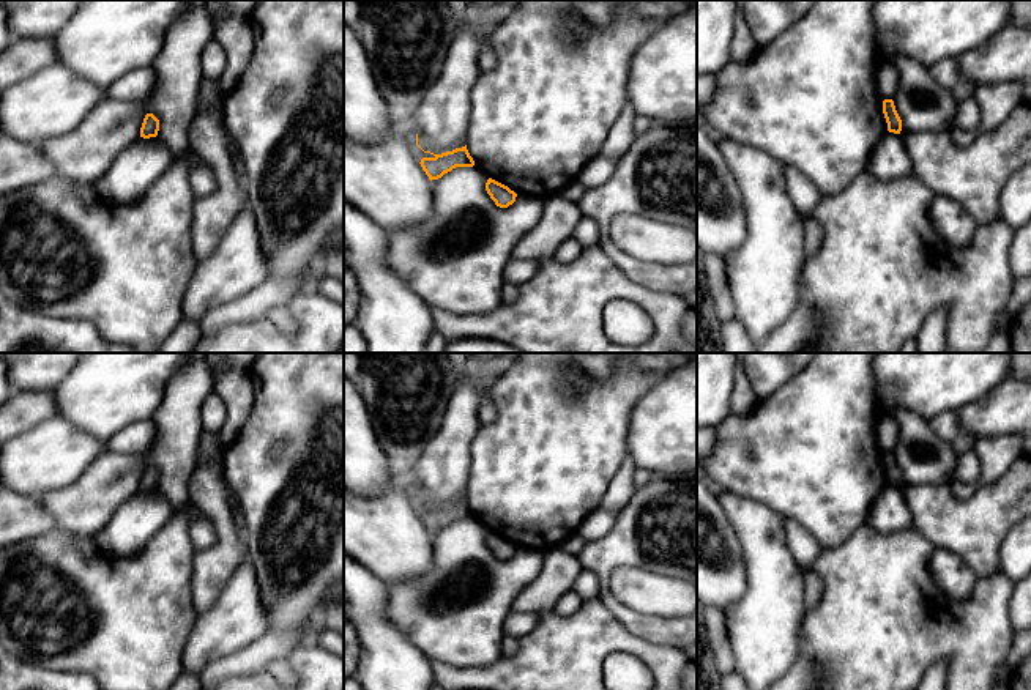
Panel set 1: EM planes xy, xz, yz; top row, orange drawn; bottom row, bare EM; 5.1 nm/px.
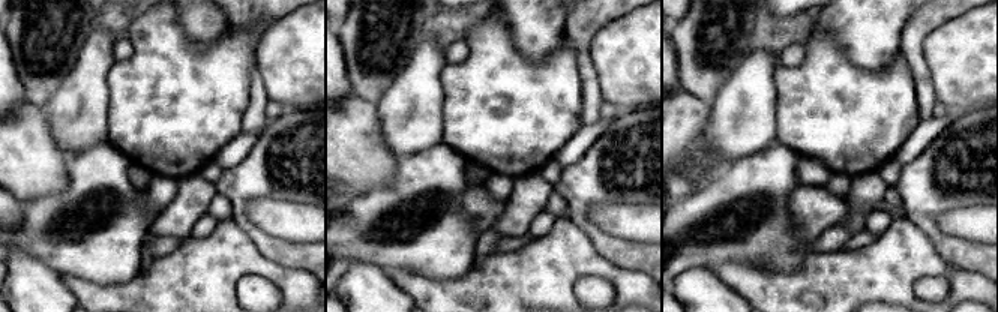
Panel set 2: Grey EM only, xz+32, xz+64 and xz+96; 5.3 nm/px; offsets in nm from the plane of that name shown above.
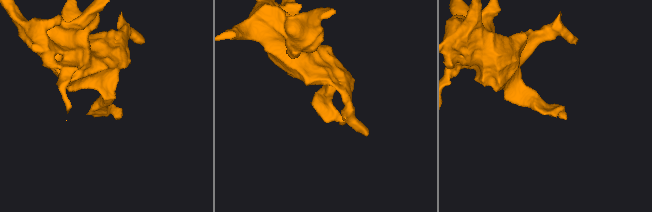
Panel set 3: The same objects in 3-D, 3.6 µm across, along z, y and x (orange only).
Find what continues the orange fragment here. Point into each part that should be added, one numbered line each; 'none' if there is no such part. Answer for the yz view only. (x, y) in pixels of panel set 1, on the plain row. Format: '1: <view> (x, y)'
none

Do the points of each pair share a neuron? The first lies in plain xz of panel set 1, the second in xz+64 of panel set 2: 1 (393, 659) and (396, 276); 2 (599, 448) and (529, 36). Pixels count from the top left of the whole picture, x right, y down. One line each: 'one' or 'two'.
1: two
2: two

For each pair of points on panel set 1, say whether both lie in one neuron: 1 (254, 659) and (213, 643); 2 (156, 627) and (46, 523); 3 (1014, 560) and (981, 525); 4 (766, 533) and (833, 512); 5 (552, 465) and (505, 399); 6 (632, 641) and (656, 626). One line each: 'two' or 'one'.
1: two
2: two
3: two
4: two
5: one
6: two

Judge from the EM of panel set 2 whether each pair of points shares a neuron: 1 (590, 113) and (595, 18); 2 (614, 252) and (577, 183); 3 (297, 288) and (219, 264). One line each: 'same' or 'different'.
1: same
2: same
3: same

